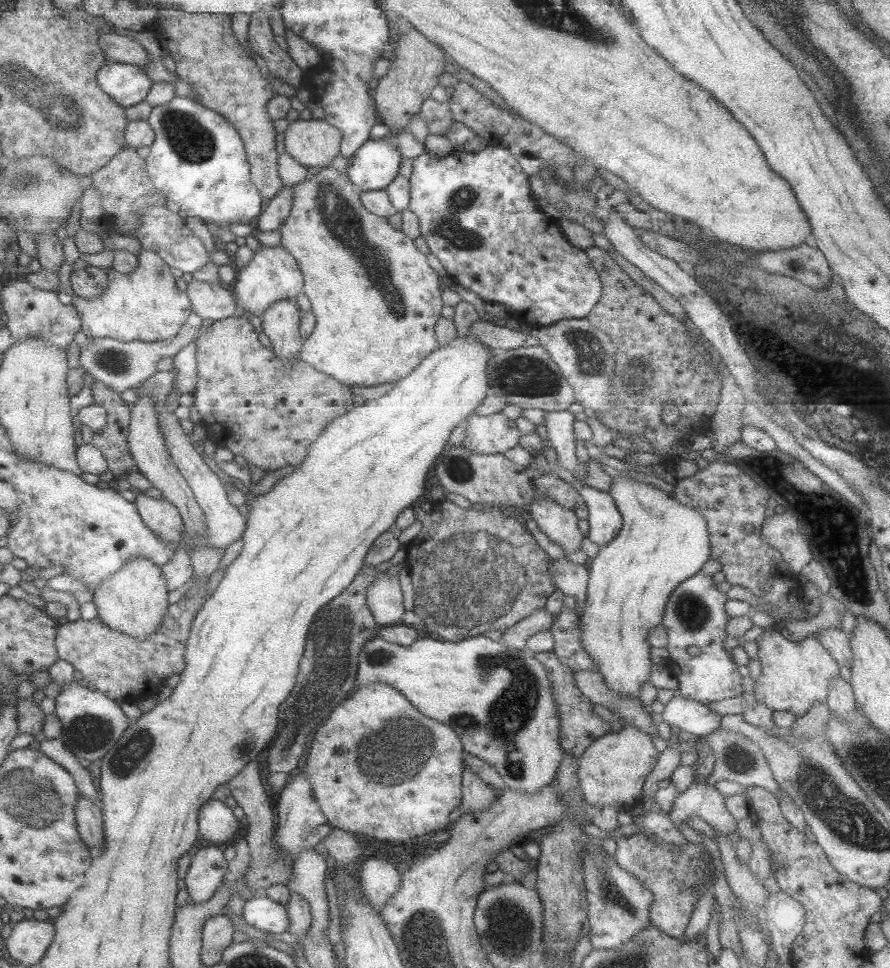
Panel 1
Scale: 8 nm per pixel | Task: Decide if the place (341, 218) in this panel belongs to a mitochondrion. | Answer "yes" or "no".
yes

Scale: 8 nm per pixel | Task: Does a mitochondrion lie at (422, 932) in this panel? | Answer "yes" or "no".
yes

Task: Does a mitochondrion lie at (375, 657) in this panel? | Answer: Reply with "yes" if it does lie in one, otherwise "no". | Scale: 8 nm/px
yes

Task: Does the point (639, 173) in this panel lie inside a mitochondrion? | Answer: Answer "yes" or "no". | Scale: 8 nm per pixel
no

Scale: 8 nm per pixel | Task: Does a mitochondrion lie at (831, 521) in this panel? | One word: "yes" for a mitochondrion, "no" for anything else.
yes

